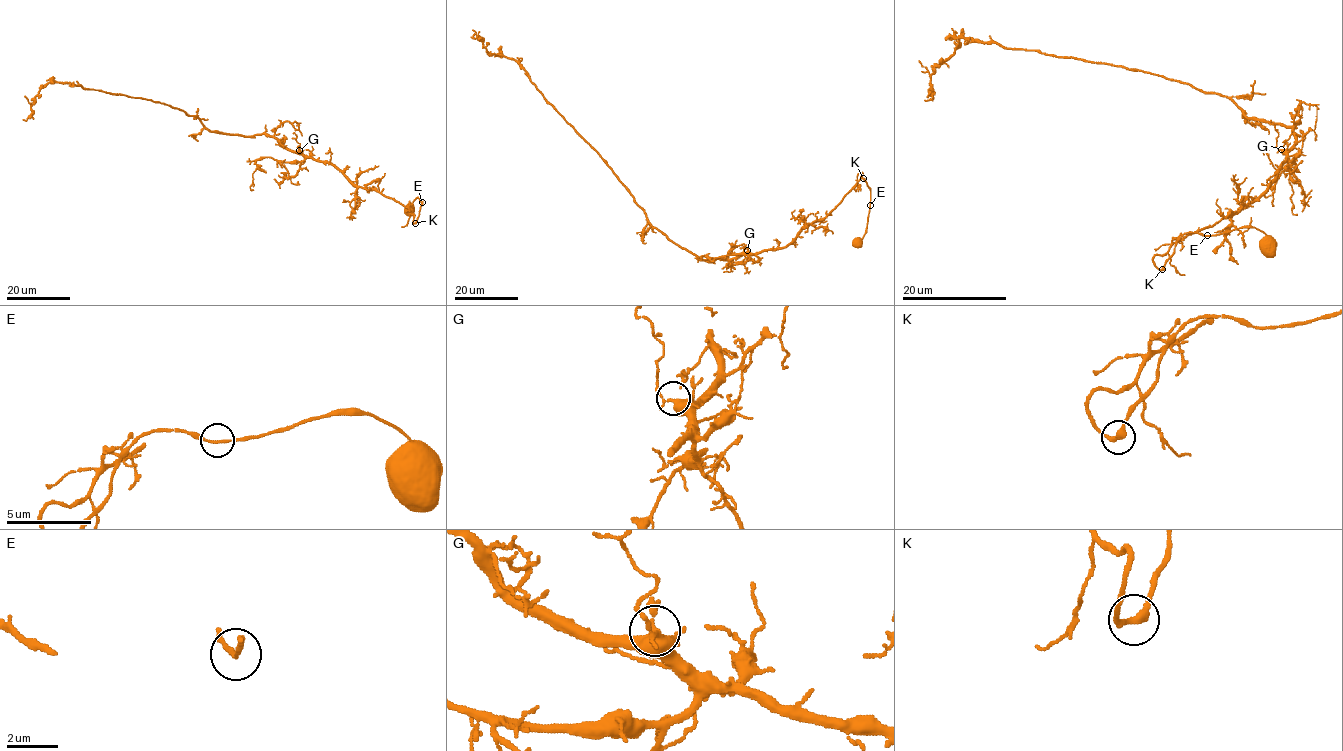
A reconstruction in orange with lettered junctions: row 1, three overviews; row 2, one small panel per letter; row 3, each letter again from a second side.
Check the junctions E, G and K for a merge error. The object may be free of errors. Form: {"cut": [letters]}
{"cut": []}

